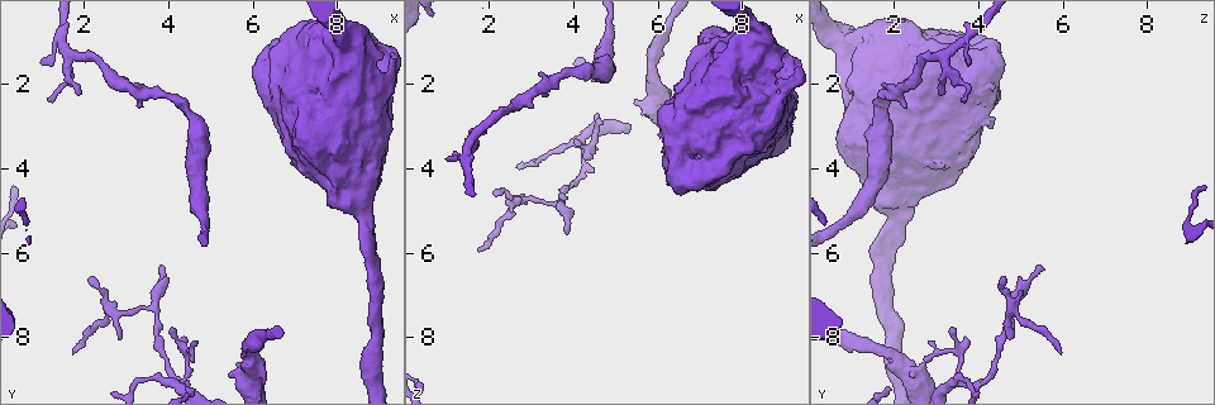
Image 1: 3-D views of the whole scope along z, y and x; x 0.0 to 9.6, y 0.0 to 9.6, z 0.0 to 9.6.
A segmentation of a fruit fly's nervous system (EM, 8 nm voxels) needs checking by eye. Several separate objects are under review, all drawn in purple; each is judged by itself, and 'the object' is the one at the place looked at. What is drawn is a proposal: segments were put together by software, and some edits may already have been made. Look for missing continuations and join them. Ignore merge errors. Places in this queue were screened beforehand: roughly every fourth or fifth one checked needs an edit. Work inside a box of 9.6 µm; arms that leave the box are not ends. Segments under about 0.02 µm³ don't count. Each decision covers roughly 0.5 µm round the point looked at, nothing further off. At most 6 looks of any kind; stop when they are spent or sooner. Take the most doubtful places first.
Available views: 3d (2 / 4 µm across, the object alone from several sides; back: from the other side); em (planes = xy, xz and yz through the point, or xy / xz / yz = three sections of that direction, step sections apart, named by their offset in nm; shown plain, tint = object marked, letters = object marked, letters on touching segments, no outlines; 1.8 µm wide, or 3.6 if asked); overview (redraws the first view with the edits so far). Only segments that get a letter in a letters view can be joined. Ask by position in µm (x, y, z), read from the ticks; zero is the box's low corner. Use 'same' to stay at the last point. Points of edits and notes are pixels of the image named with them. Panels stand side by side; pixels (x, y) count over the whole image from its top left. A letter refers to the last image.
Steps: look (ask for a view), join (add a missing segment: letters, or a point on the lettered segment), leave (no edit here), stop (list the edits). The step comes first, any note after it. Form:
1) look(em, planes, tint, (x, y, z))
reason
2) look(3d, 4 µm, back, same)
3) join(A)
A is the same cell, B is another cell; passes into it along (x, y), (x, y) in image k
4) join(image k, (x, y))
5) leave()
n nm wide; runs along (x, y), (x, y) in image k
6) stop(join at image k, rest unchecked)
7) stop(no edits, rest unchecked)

look(em, xz, step 4, letters, (3.80, 6.40, 5.55))

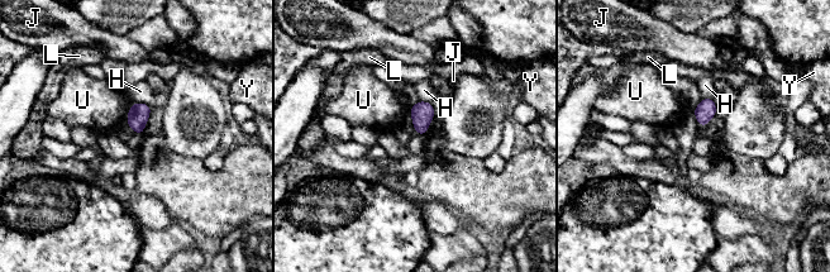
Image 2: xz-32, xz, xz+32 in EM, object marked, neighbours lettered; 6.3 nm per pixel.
look(em, planes, letters, same)
another direction

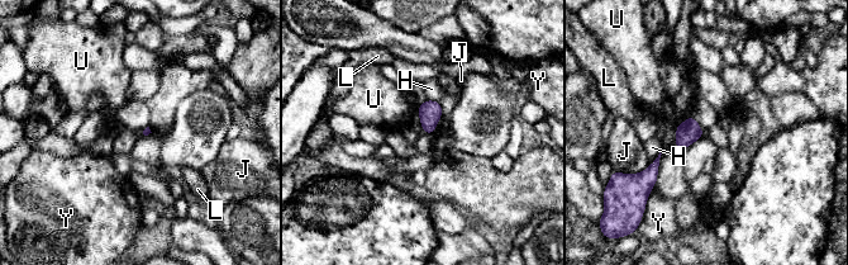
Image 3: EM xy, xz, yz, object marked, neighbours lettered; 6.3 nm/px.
leave()
H, J, L, U and Y are other cells; border along (691, 113), (676, 127) in image 3; no lettered segment goes on from it

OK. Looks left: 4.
look(3d, 4 µm, (8.15, 1.05, 0.80))
touches itself

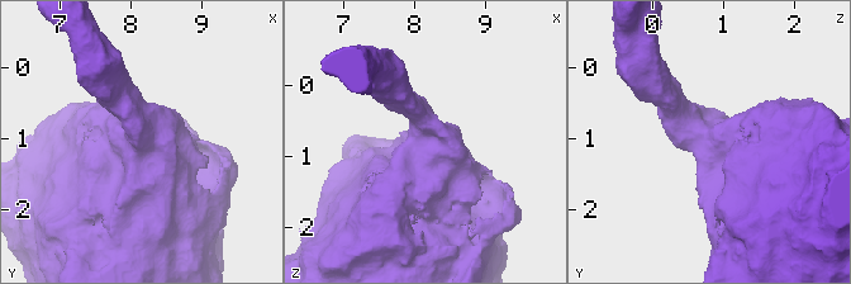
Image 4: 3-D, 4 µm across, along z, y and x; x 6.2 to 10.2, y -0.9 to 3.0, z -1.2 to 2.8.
look(em, 3.6 µm, planes, tint, (8.20, 1.05, 0.85))
shape alone is not enough

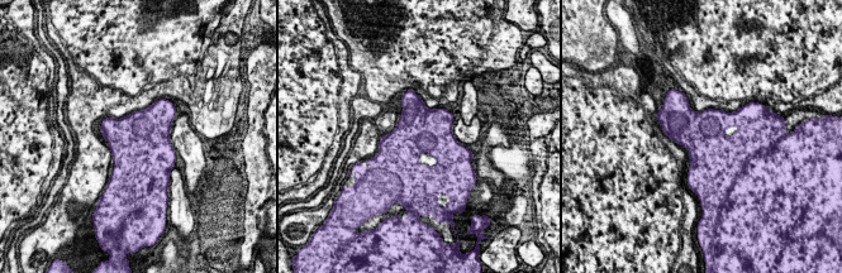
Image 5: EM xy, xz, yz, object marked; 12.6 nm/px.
look(em, 3.6 µm, planes, letters, same)

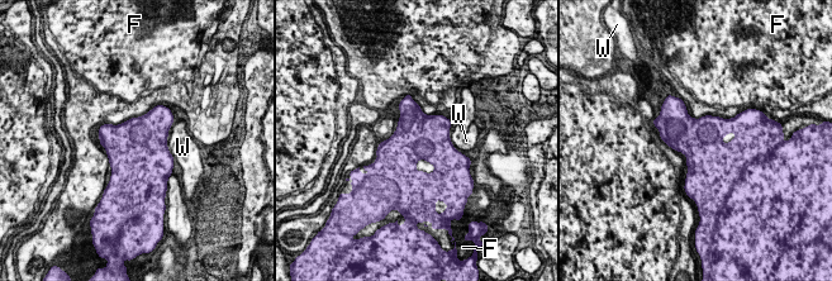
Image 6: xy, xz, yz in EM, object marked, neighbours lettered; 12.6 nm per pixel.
leave()
F and W are other cells; border along (150, 109), (118, 124), (103, 124) in image 6; none of them fits

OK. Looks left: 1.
stop(no edits, rest unchecked)

